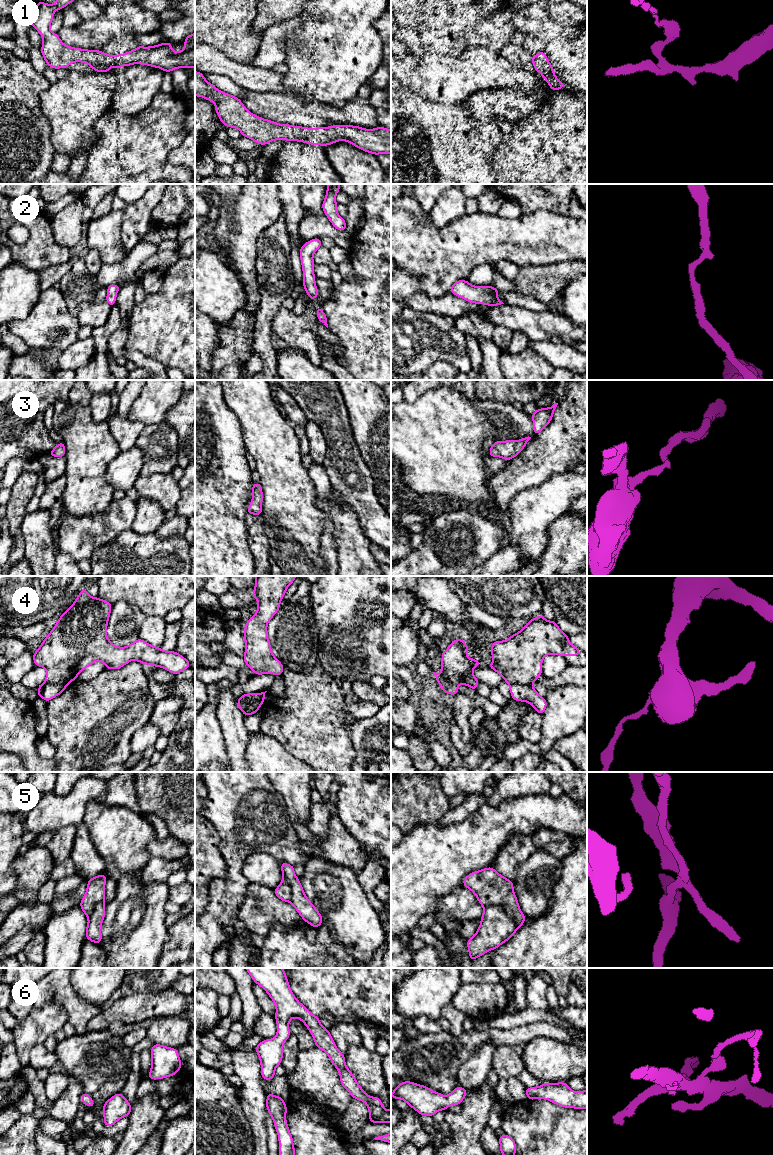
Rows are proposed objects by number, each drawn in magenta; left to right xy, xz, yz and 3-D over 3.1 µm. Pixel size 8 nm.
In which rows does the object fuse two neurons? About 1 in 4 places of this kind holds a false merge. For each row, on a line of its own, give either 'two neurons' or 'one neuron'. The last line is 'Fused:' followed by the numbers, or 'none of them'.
1: one neuron
2: one neuron
3: one neuron
4: two neurons
5: two neurons
6: one neuron
Fused: 4, 5

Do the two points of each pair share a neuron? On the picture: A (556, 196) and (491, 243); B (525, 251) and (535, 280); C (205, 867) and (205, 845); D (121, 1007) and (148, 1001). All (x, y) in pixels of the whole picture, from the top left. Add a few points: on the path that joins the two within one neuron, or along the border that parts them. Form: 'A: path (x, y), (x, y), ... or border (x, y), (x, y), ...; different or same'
A: border (558, 212), (537, 209), (530, 213), (522, 214); different
B: border (552, 262), (539, 265), (521, 265), (519, 267); different
C: path (205, 862), (205, 850); same
D: path (128, 1007), (141, 1007); same

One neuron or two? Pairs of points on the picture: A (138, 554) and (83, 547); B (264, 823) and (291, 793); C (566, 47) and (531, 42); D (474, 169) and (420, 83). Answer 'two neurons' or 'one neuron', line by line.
A: two neurons
B: two neurons
C: two neurons
D: two neurons

